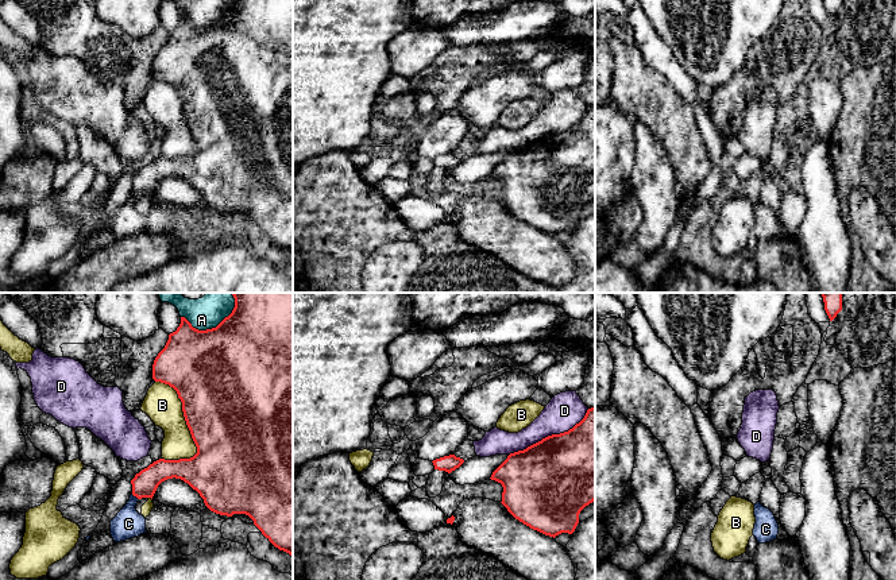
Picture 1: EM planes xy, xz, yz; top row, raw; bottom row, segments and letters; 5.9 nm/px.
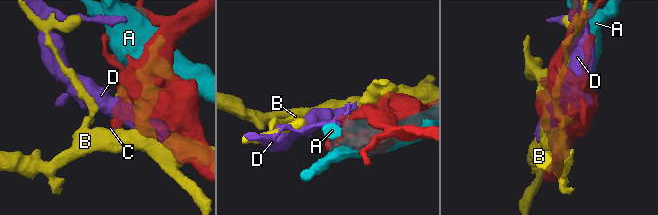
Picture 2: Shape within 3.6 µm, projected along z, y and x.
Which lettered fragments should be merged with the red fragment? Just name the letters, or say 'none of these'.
C

